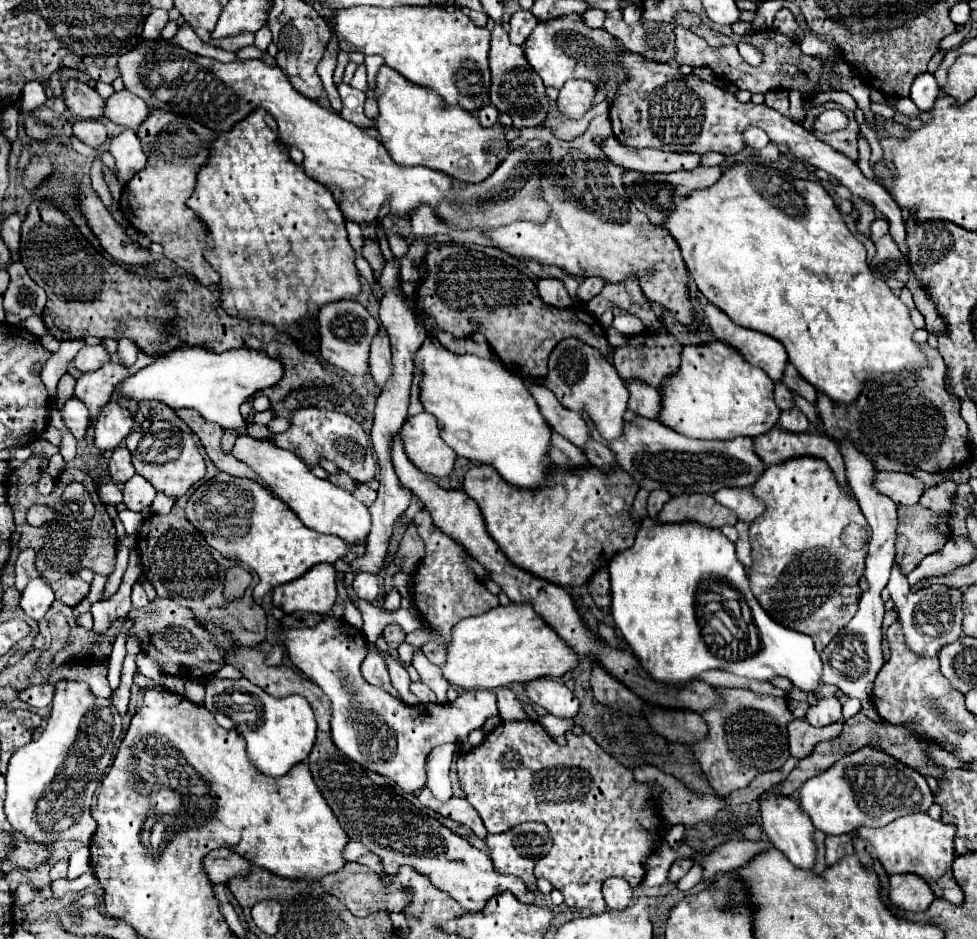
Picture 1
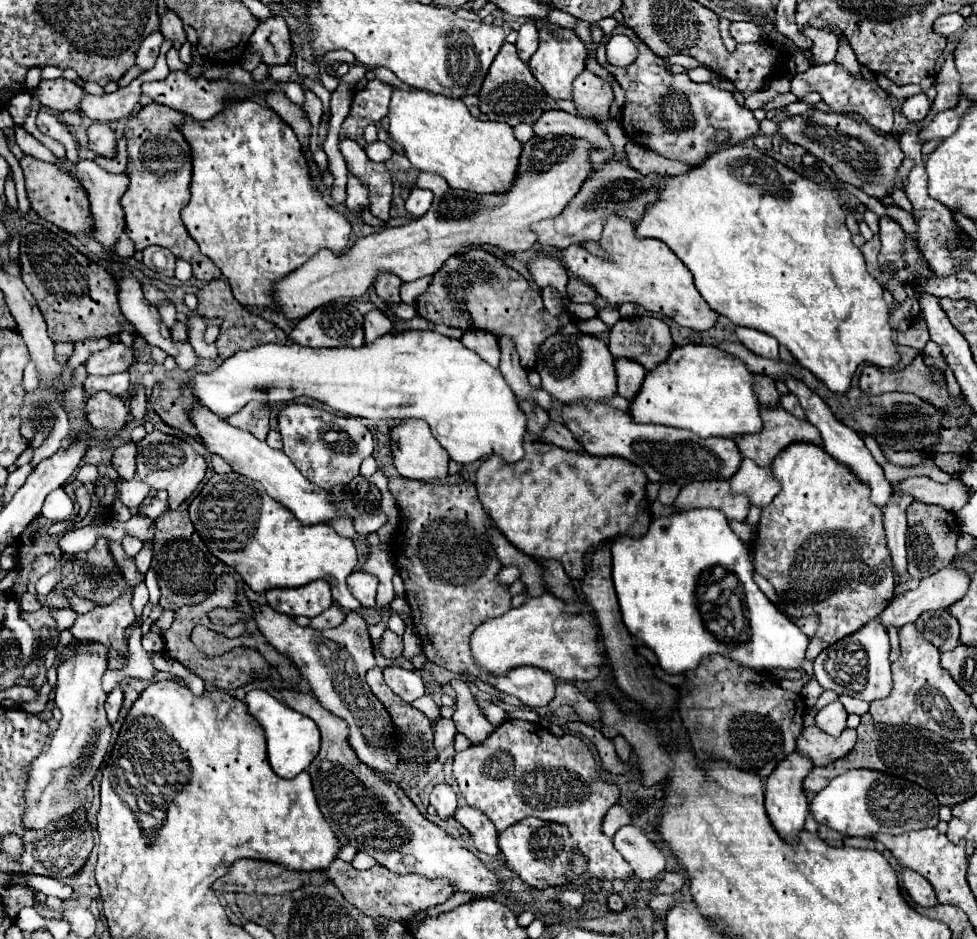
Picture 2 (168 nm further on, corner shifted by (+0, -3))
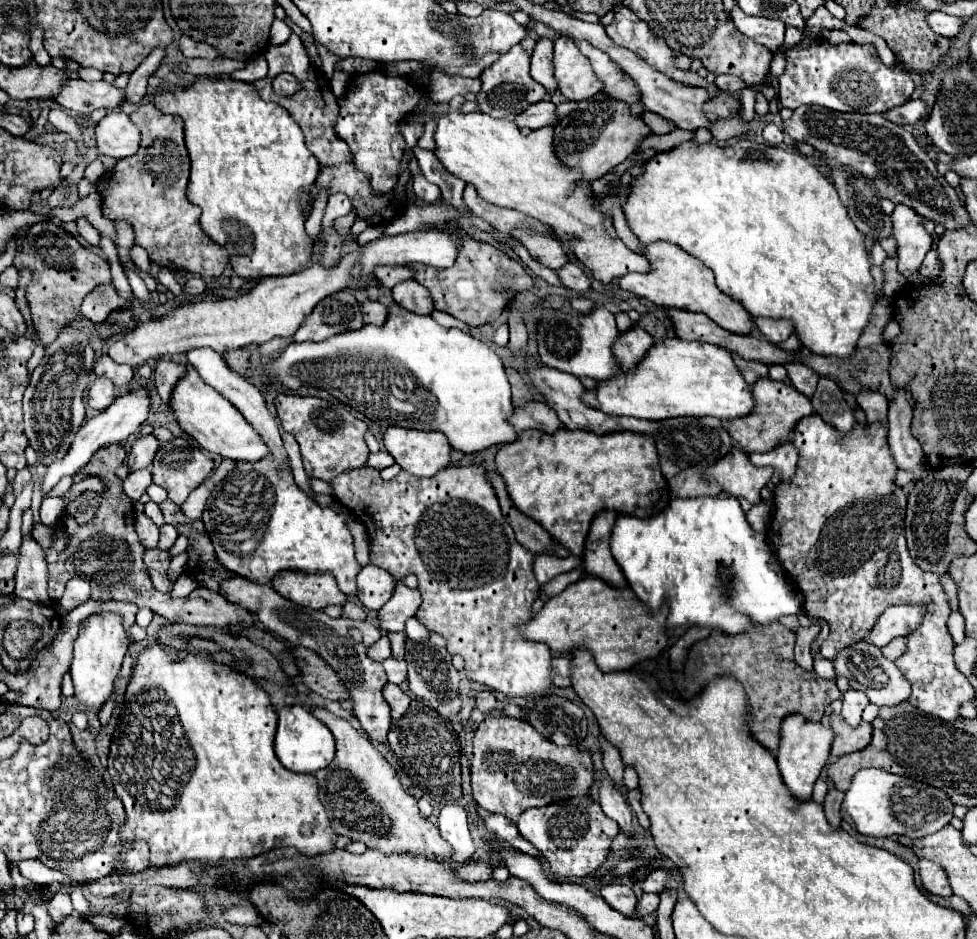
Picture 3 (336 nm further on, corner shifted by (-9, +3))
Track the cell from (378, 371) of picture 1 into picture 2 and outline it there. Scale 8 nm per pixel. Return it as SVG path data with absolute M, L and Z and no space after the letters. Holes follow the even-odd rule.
M371 310L369 314L365 314L365 322L363 322L363 328L365 328L365 340L367 342L373 342L377 340L379 336L385 336L393 330L393 324L391 320L381 312L381 310Z

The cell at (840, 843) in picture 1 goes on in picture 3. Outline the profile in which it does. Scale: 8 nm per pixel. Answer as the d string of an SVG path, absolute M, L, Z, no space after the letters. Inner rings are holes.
M830 788L828 790L828 794L826 794L826 798L824 798L824 812L826 812L826 818L828 818L828 822L832 824L832 826L840 826L840 804L842 804L842 800L844 800L844 792L842 790L834 790L834 788Z

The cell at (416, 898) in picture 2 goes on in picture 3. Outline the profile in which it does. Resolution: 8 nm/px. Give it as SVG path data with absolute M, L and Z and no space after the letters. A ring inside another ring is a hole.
M468 862L468 866L458 866L454 872L466 880L466 882L480 882L480 880L490 880L492 878L492 866L486 862Z

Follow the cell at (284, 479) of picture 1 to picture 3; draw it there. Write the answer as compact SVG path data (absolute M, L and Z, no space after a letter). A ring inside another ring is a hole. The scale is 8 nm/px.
M188 366L188 374L176 382L176 390L172 392L172 402L168 402L168 406L182 432L192 436L204 450L212 454L220 454L222 458L236 462L258 462L268 454L268 446L264 444L260 434L222 394L216 394L216 390L212 390L200 378L200 374L192 370L192 366Z

